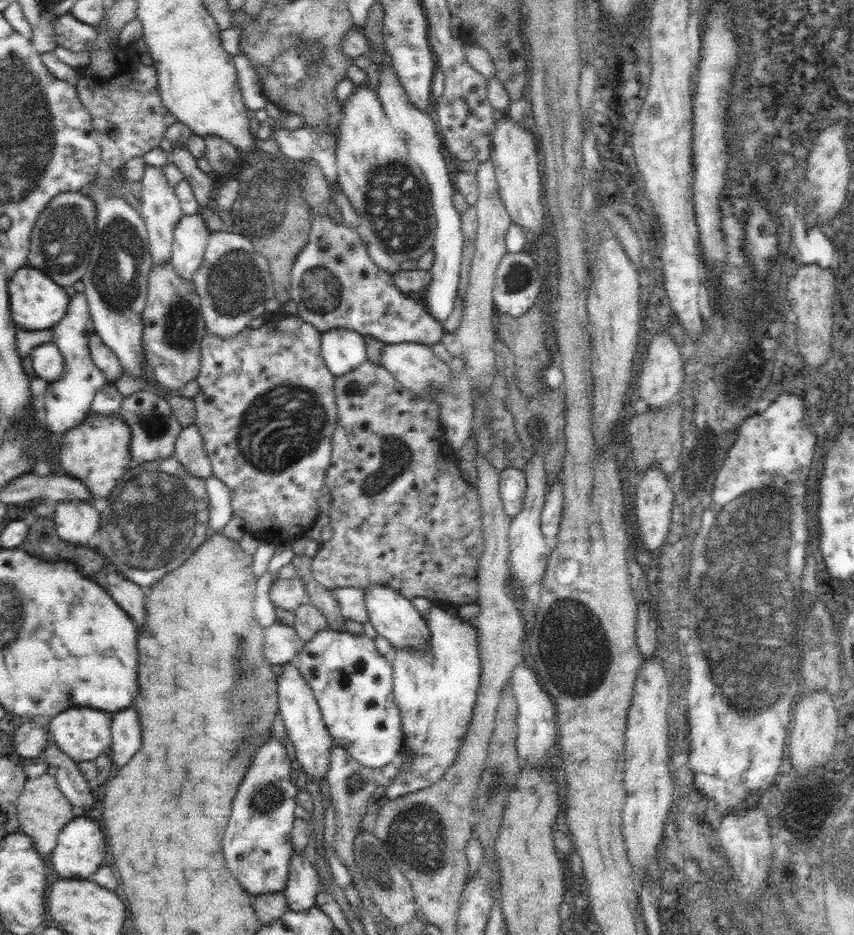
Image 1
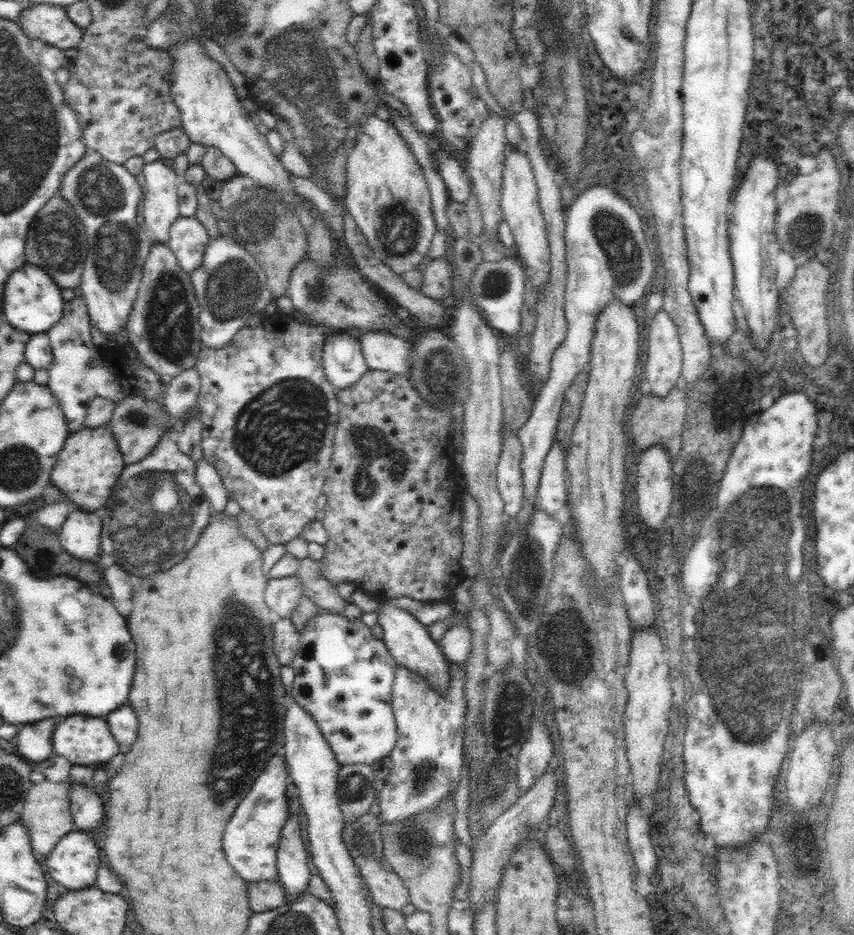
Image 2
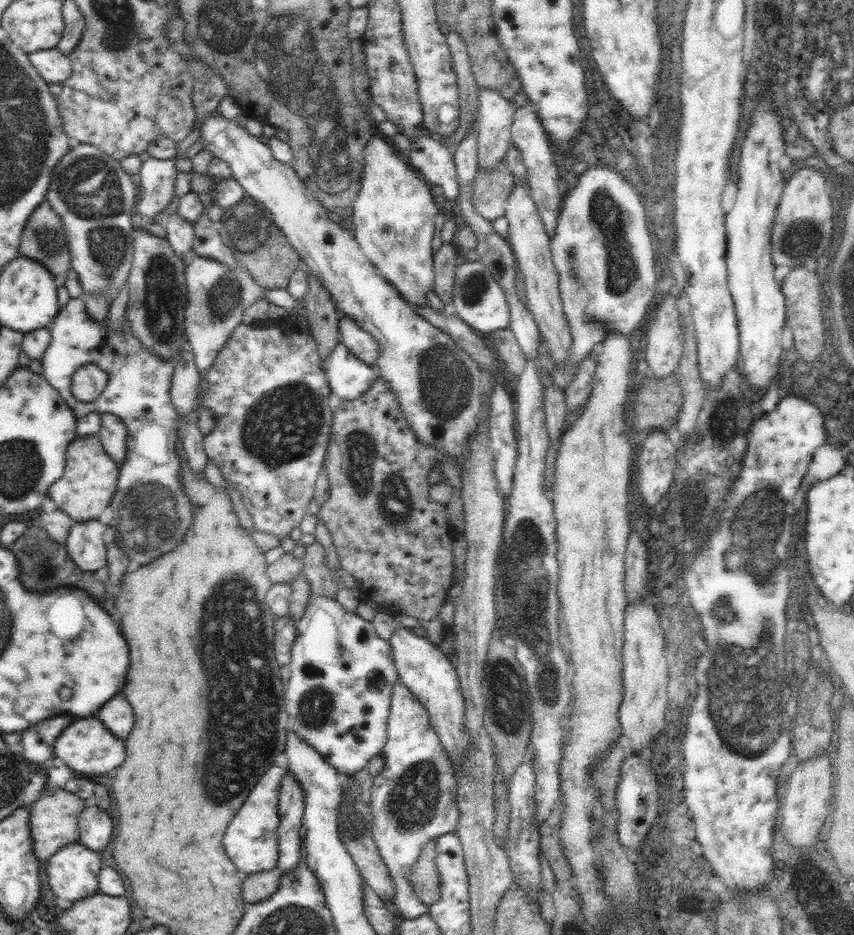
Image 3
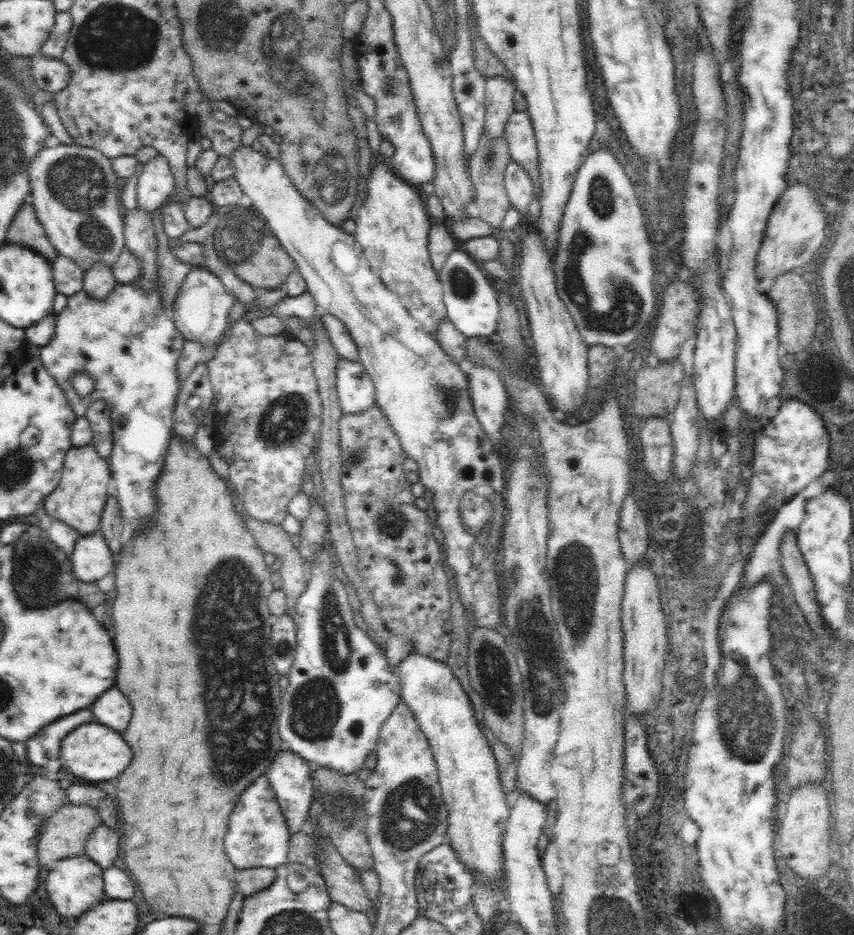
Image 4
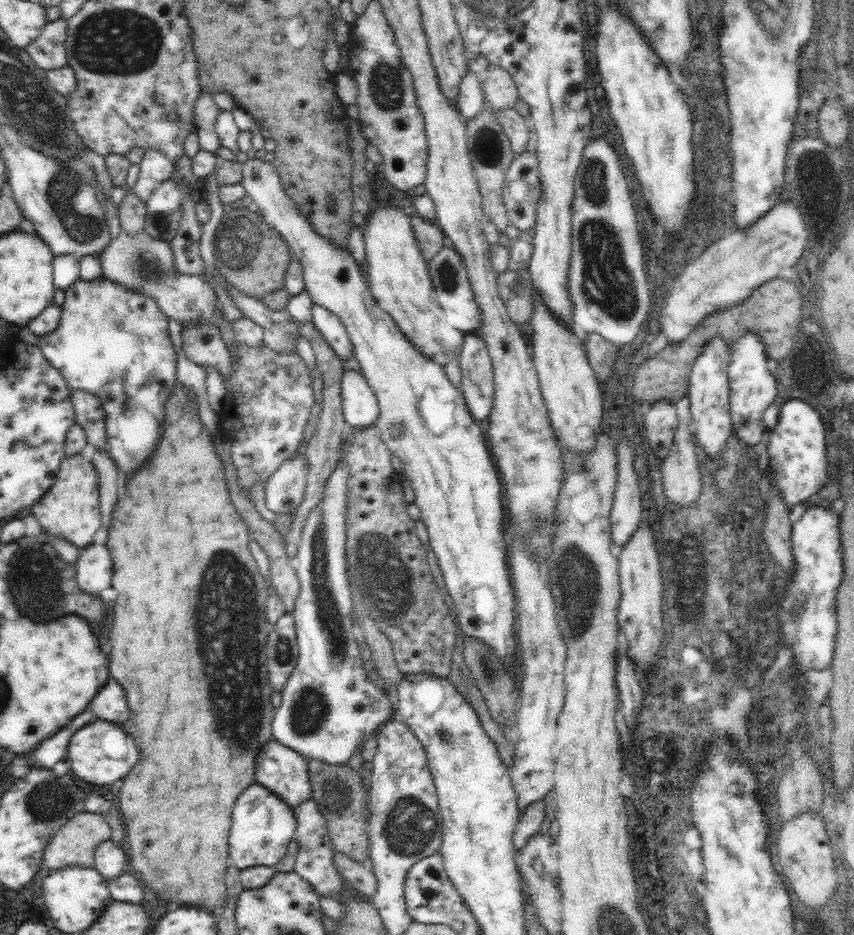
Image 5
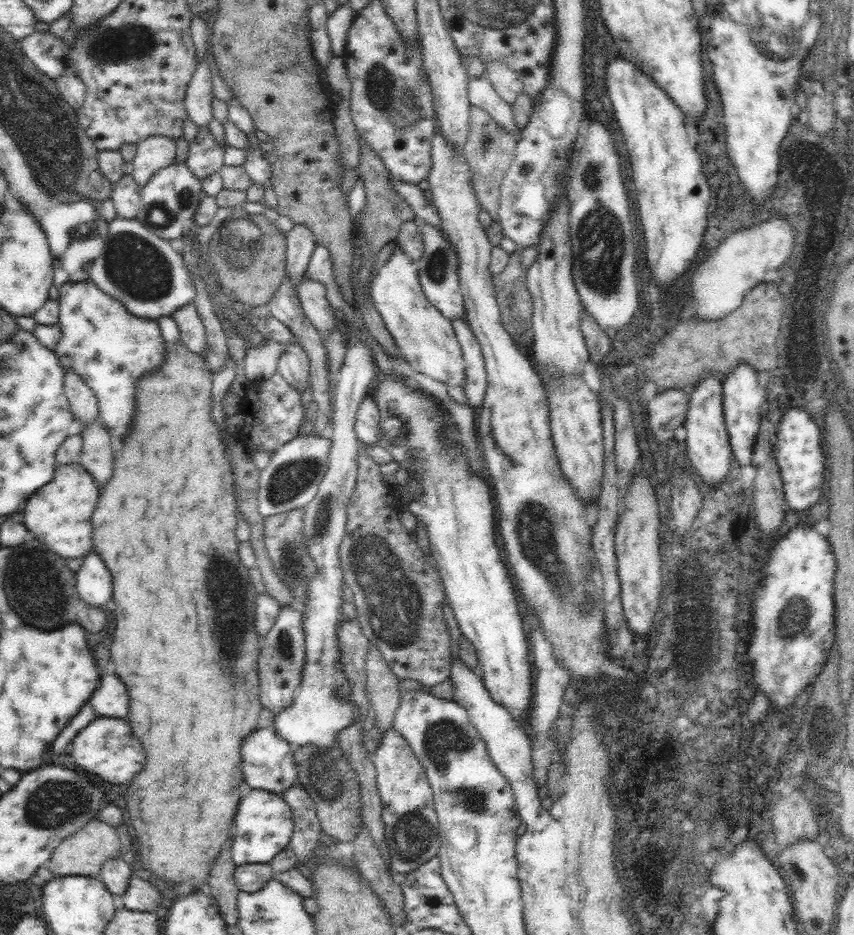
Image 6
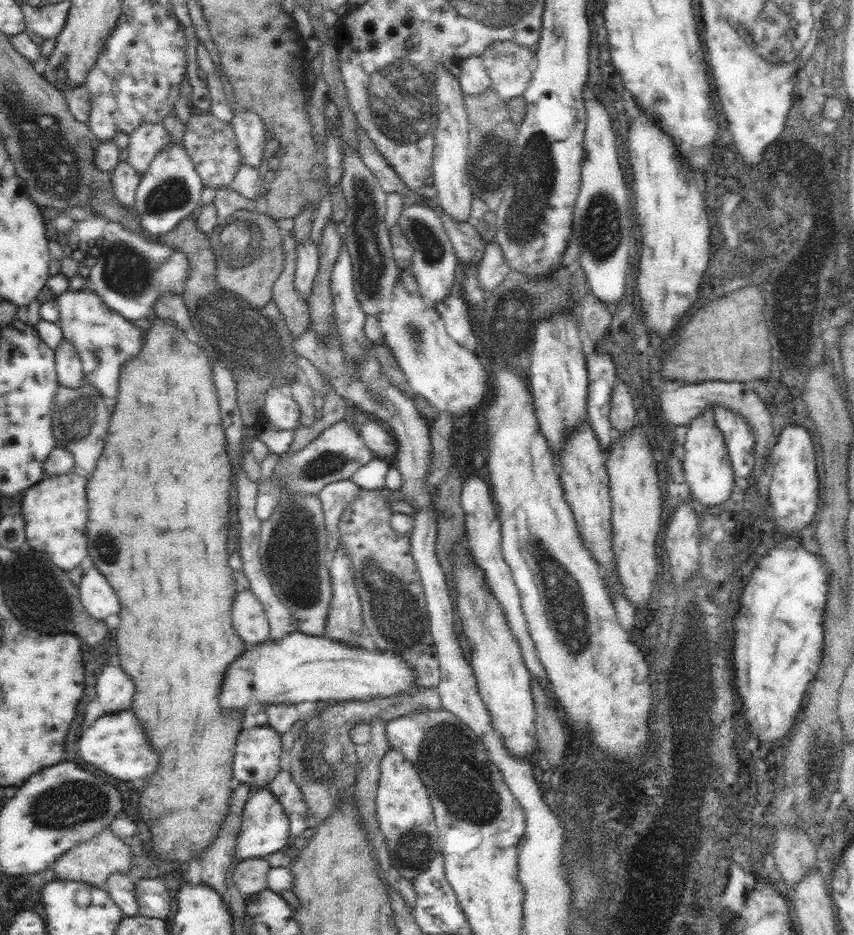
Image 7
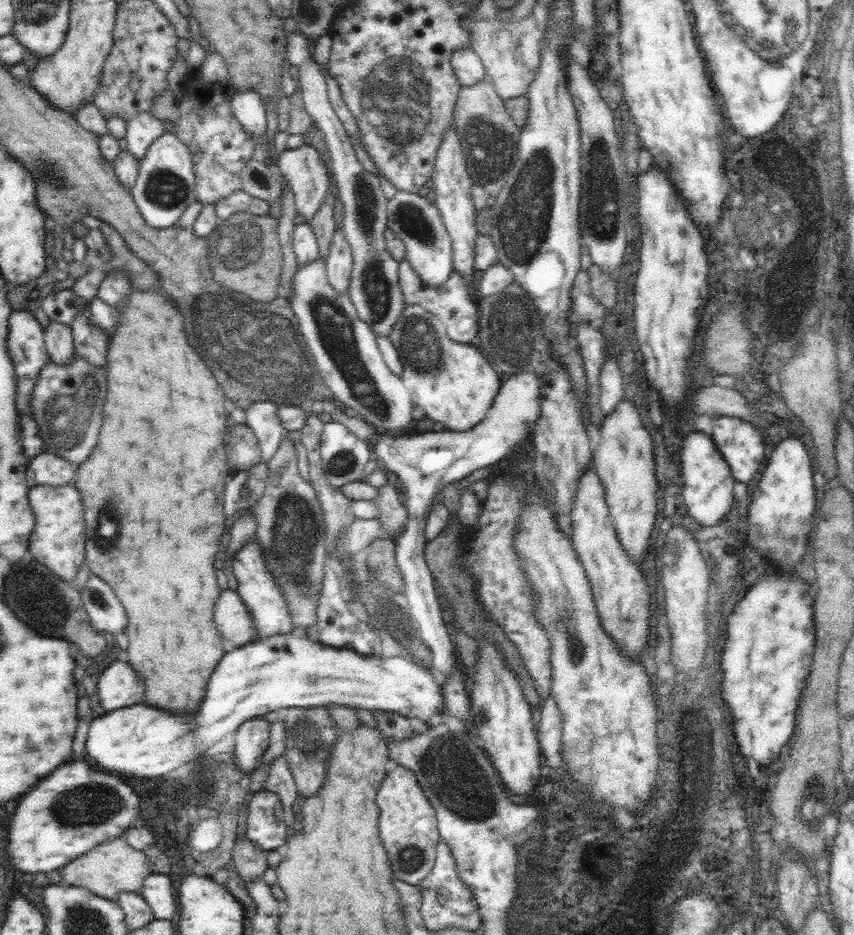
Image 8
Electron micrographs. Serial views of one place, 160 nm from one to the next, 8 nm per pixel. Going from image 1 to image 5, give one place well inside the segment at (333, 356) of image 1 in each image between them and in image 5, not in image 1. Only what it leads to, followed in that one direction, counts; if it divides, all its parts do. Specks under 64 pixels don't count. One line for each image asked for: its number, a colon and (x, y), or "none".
2: (343, 361)
3: (349, 377)
4: (356, 392)
5: (360, 407)

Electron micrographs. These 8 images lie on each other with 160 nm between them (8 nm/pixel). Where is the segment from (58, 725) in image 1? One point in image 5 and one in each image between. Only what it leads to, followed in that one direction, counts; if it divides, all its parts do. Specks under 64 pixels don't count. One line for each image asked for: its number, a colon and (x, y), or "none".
2: (82, 740)
3: (86, 746)
4: (93, 751)
5: (102, 752)

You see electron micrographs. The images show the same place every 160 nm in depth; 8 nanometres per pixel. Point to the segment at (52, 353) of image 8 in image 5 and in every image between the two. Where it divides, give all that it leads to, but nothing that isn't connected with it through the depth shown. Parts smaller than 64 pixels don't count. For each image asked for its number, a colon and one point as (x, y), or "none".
5: (89, 413)
6: (84, 405)
7: (68, 365)

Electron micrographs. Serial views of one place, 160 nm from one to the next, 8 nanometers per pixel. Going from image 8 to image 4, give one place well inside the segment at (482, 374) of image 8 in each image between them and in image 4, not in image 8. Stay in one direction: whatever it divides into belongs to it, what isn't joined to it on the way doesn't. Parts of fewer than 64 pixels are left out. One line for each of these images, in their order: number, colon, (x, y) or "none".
4: (392, 226)
5: (398, 276)
6: (426, 339)
7: (450, 376)

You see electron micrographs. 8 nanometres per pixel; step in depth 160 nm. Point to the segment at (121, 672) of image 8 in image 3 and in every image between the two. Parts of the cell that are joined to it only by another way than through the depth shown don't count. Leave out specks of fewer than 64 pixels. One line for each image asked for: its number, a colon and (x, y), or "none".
3: (117, 715)
4: (112, 708)
5: (110, 703)
6: (111, 699)
7: (115, 688)

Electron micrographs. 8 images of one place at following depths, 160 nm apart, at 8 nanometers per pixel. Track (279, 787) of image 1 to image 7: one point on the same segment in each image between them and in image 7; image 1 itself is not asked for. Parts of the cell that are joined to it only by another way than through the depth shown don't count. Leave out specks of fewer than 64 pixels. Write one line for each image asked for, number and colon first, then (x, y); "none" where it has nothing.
2: (251, 839)
3: (251, 840)
4: (258, 834)
5: (263, 824)
6: (264, 825)
7: (264, 826)

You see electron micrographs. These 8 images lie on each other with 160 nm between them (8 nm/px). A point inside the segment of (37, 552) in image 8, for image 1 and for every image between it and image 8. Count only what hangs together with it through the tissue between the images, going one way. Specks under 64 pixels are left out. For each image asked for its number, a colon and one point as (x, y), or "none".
1: (97, 452)
2: (89, 465)
3: (89, 481)
4: (79, 498)
5: (71, 508)
6: (59, 514)
7: (55, 508)

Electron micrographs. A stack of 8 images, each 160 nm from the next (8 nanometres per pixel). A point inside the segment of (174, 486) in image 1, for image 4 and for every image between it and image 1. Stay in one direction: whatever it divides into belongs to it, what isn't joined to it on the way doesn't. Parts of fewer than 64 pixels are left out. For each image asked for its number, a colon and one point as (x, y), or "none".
2: (155, 515)
3: (138, 389)
4: (127, 342)

